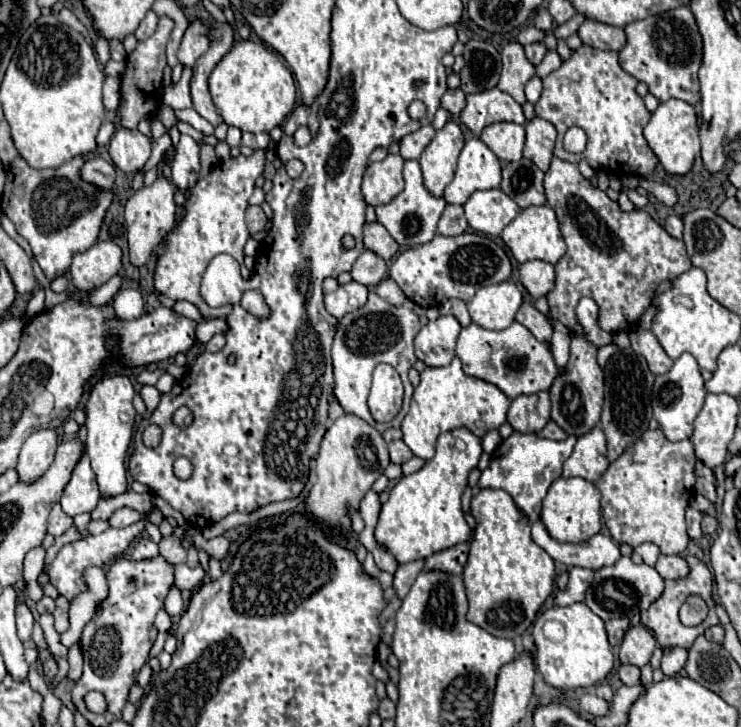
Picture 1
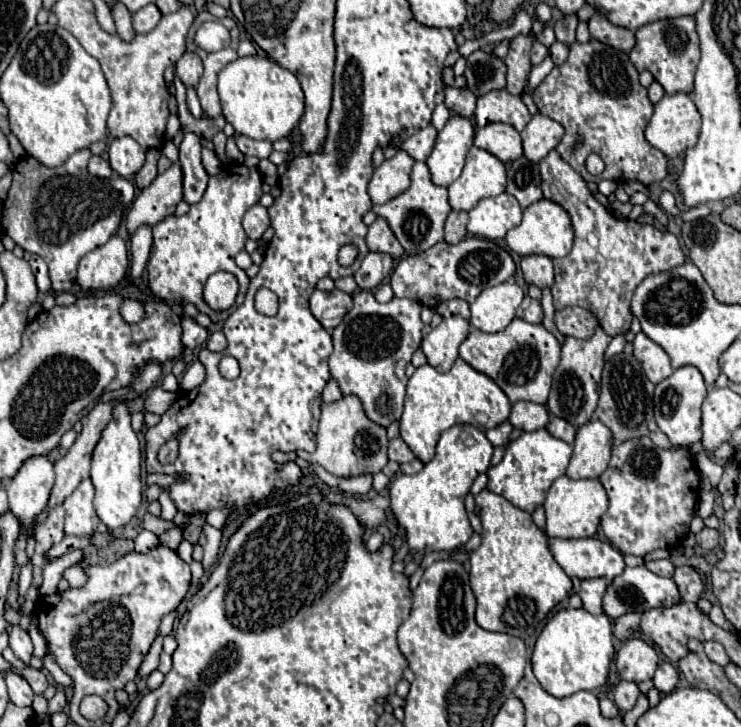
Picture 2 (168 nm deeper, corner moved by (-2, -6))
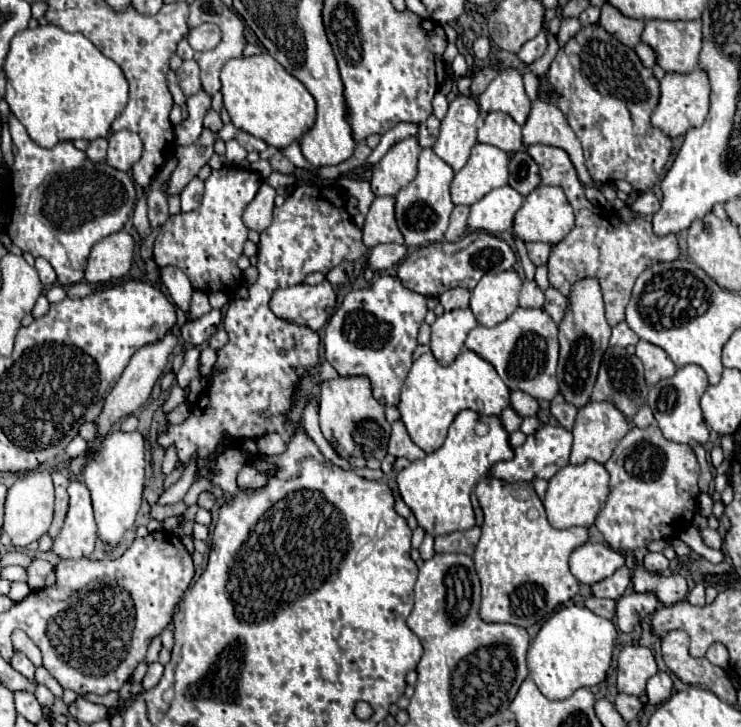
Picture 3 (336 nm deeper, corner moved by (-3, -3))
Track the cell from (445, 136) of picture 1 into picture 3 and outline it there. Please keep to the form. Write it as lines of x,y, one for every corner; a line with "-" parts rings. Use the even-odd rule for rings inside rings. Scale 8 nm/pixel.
458,95
450,103
446,117
442,119
440,135
432,149
454,171
460,171
466,165
470,151
476,145
478,115
480,115
480,109
476,99

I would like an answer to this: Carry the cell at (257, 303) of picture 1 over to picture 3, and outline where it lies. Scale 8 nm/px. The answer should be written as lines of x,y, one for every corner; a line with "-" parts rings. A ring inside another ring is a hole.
224,165
212,171
204,181
204,197
196,211
170,217
156,239
154,259
160,267
174,265
182,269
192,287
204,293
230,291
242,283
242,271
236,261
242,255
244,241
248,239
248,227
242,223
246,205
260,189
260,175
236,165

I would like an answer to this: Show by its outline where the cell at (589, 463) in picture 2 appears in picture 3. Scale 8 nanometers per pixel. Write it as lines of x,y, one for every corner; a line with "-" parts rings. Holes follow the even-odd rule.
588,401
584,407
578,409
576,421
574,421
574,443
572,443
572,455
570,455
570,463
572,465
580,465
586,459
594,459
600,463
606,463
608,457
612,455
616,443
630,431
630,425
624,417
622,411
616,409
614,403
610,401

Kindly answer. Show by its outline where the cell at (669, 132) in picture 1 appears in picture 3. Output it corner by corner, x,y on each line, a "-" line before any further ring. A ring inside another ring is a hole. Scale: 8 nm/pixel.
696,67
690,73
666,73
660,81
660,103
652,115
652,125
656,125
660,131
664,131
668,137
684,135
690,127
700,127
708,115
708,97
710,97
710,85
708,75
704,69

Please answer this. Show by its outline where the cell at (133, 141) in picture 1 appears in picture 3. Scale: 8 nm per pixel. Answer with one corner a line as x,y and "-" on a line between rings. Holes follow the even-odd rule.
116,131
108,139
108,155
106,163
120,171
130,171
132,165
142,157
142,141
132,131

